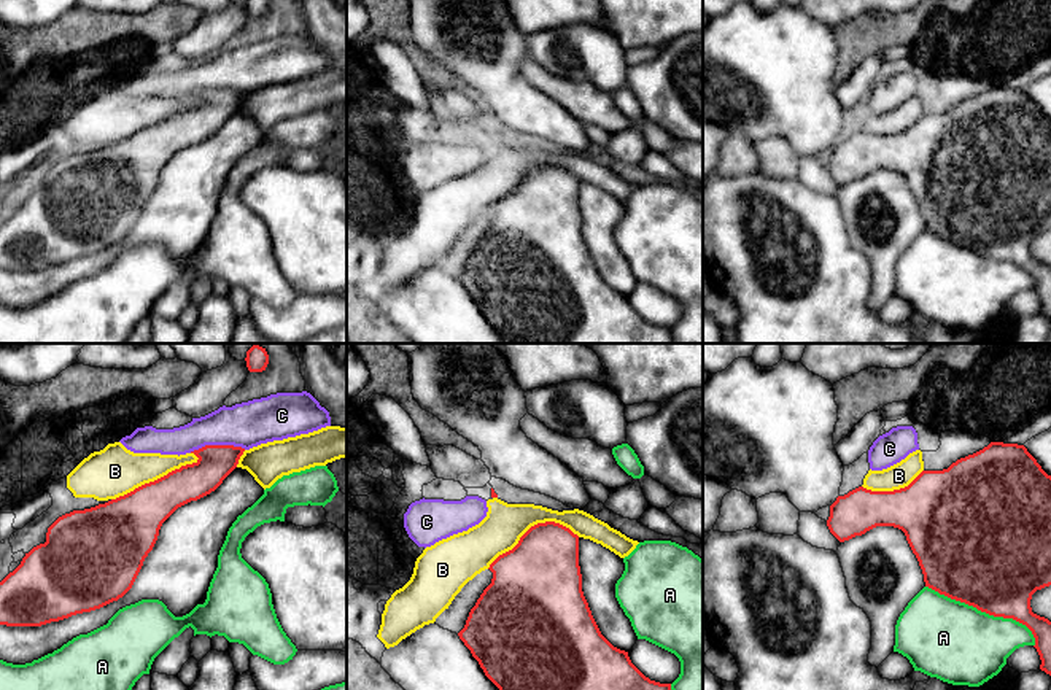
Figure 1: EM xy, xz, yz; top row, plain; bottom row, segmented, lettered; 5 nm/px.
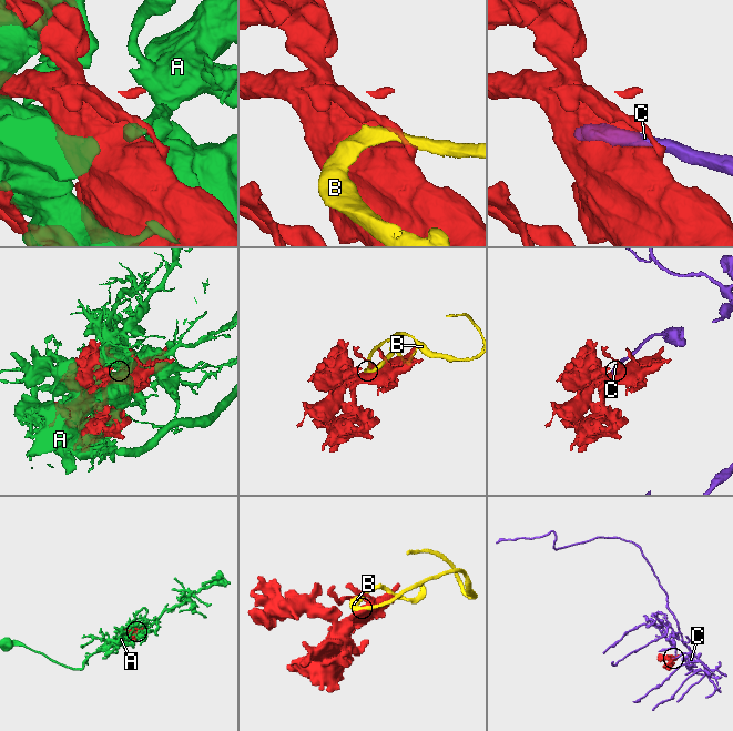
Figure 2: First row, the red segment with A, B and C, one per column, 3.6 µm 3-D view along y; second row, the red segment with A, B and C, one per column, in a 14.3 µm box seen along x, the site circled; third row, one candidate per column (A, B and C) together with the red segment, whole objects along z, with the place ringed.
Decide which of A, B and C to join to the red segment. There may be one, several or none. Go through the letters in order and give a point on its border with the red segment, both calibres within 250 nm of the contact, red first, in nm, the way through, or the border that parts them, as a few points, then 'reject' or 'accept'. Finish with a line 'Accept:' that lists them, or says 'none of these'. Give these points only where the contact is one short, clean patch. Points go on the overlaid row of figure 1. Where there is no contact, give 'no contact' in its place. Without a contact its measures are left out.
A: meets red in yz at (985, 611); 480 nm thick on the red side, 400 nm on the other; reject
B: meets red in xy at (155, 480); 300 nm thick on the red side, 260 nm on the other; accept
C: meets red in xy at (217, 445); 190 nm thick on the red side, 240 nm on the other; reject
Accept: B

